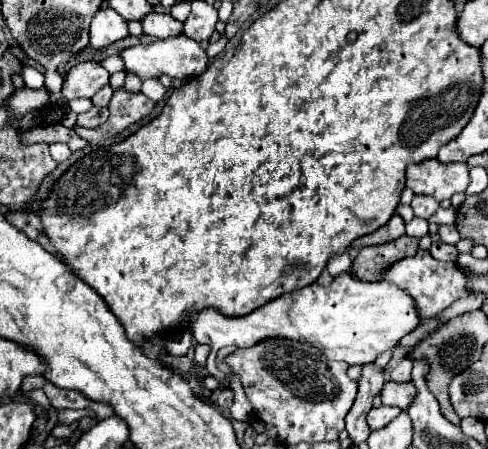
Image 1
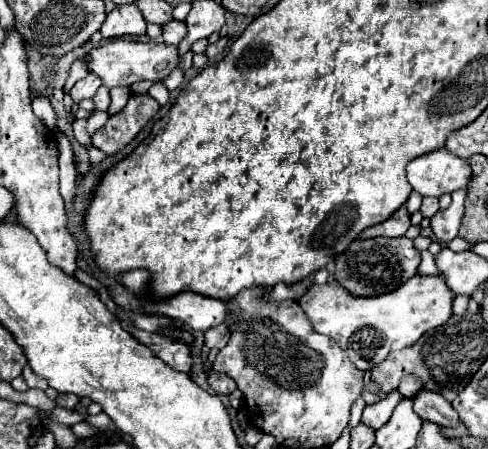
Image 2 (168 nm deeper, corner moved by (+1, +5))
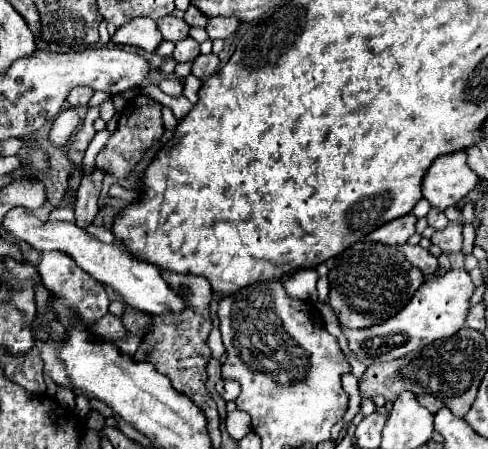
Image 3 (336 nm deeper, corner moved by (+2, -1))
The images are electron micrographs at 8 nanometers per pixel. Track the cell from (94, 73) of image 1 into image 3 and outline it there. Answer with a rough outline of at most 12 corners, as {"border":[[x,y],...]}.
{"border":[[76,87],[68,95],[72,107],[86,105],[90,101],[90,87]]}

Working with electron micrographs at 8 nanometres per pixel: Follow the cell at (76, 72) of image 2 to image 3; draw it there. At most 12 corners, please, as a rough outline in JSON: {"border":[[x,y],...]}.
{"border":[[62,109],[52,121],[50,141],[64,147],[76,131],[78,113]]}

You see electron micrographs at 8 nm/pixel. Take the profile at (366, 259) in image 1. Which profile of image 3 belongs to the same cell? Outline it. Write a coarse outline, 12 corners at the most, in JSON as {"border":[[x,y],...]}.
{"border":[[358,241],[328,273],[344,327],[396,315],[424,283],[398,247]]}

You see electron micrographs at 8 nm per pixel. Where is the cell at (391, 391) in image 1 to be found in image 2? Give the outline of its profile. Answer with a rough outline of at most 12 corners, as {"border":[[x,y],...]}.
{"border":[[423,389],[415,413],[439,427],[455,427],[457,411],[441,393]]}

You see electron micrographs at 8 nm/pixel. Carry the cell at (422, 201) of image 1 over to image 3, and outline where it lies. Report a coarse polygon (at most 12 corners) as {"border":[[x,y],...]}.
{"border":[[430,209],[428,225],[434,229],[446,227],[448,219],[442,211]]}

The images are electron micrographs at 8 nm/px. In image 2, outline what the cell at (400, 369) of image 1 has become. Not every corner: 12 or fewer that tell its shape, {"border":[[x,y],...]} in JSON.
{"border":[[405,375],[399,383],[399,393],[409,399],[423,389],[421,381]]}

